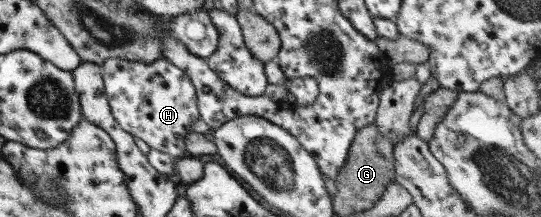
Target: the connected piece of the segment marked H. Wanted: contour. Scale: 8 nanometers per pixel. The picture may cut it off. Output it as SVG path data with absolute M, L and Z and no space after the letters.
M111 58L100 67L112 115L123 131L144 140L150 149L170 154L175 159L192 157L186 150L186 135L201 115L195 86L181 68L165 58L153 63Z

